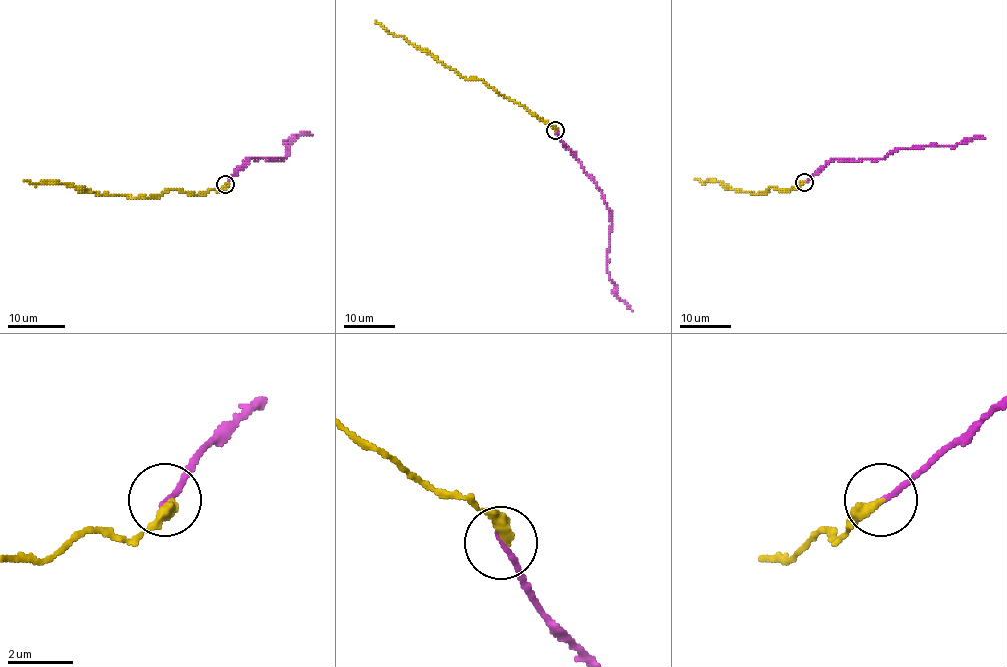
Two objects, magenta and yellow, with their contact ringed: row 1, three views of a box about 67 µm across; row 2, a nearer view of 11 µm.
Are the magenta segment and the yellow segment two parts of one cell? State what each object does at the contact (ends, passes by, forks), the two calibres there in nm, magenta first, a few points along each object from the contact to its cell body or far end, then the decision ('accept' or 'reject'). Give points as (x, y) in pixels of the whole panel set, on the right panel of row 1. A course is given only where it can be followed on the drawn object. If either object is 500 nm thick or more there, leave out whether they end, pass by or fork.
magenta ends there; yellow ends there; 180 nm thick on the magenta side, 360 nm on the other; magenta runs (804, 182), (834, 159), (880, 159), (904, 148), (952, 146), (976, 136), (984, 137); yellow runs (804, 182), (790, 191), (772, 187), (766, 192), (753, 194), (736, 191), (718, 181), (695, 178); accept

